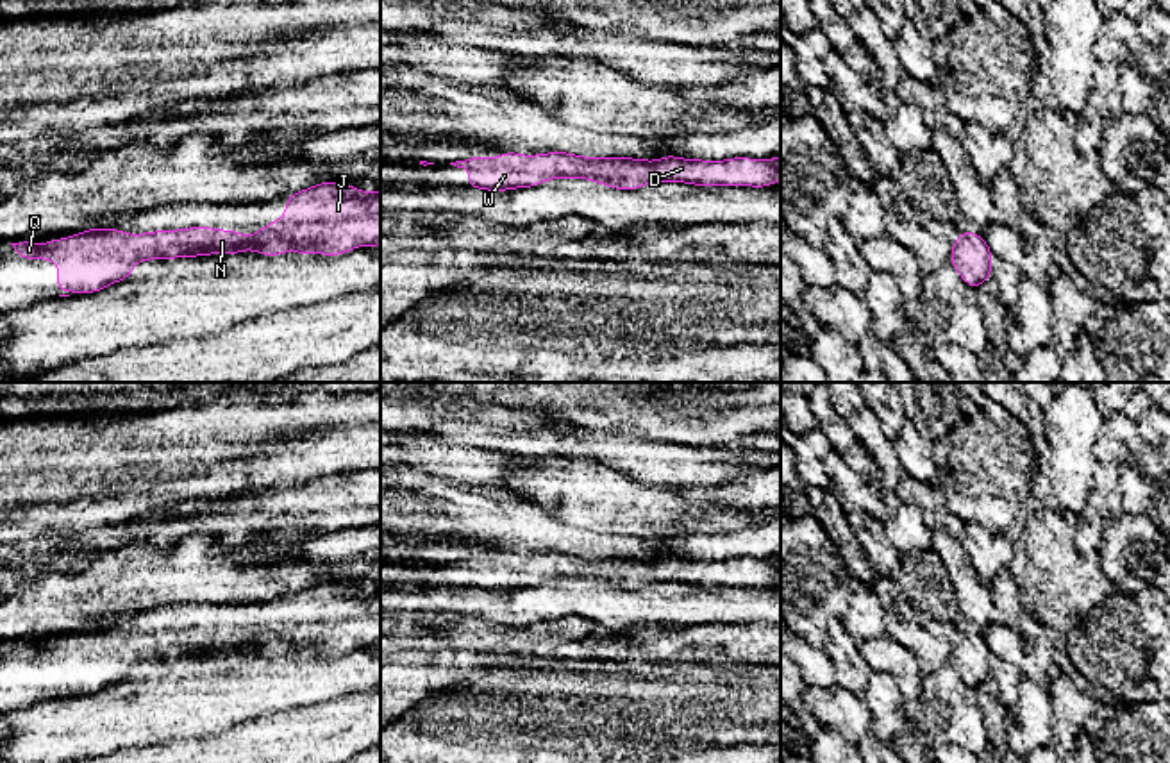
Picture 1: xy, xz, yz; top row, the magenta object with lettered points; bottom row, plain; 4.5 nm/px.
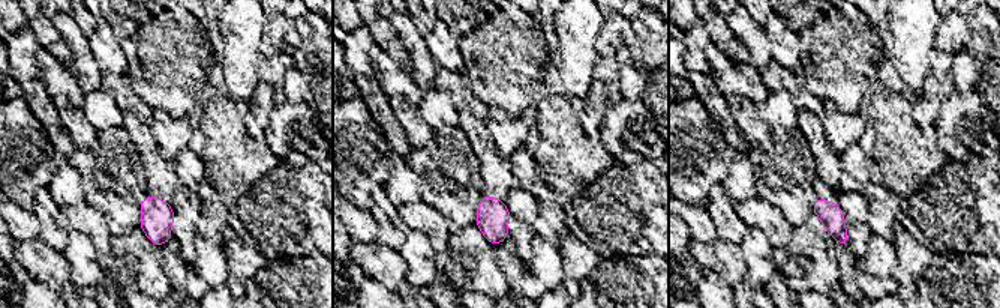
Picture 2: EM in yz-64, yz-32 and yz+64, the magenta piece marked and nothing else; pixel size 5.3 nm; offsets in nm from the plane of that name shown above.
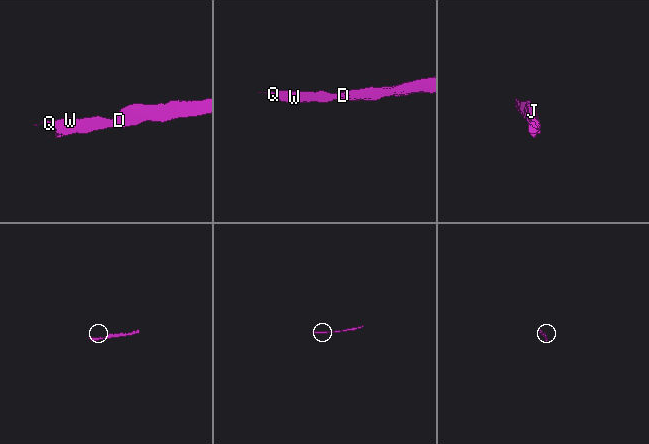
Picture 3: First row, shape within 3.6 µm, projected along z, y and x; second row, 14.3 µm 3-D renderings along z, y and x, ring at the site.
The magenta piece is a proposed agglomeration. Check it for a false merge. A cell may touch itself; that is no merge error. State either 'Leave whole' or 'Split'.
Leave whole

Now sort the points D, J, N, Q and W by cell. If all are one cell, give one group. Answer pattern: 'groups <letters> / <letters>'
groups D J N Q W

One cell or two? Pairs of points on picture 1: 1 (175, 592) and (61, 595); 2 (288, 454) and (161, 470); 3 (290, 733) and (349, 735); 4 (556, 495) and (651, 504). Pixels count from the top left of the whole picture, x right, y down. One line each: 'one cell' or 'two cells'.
1: one cell
2: one cell
3: one cell
4: one cell

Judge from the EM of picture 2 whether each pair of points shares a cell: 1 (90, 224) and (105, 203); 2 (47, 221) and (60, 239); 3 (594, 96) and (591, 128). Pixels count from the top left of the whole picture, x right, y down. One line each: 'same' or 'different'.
1: different
2: same
3: same

